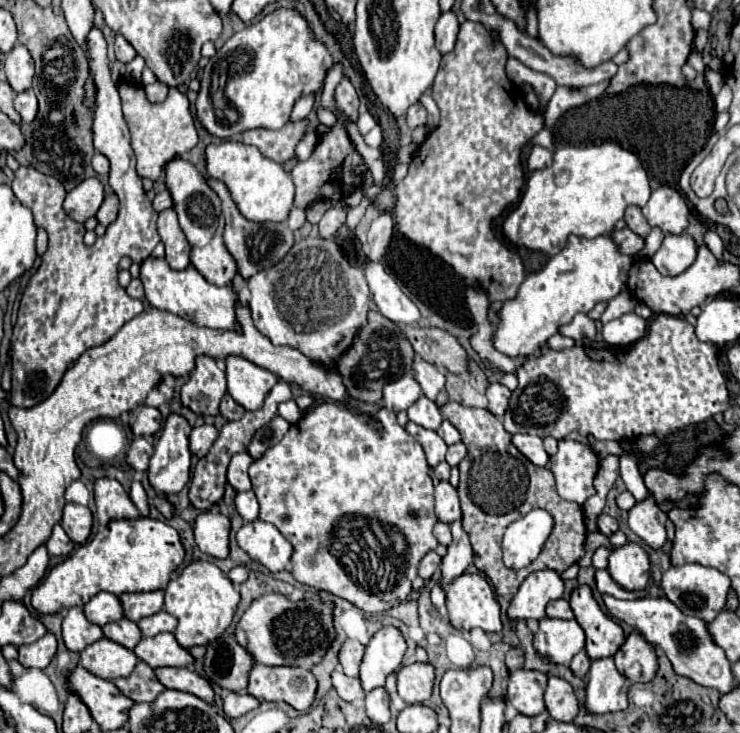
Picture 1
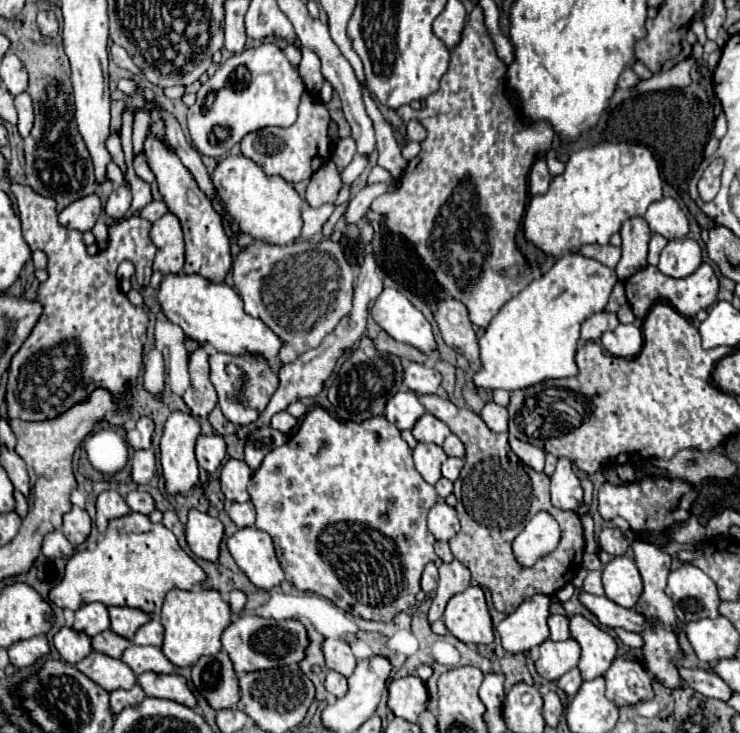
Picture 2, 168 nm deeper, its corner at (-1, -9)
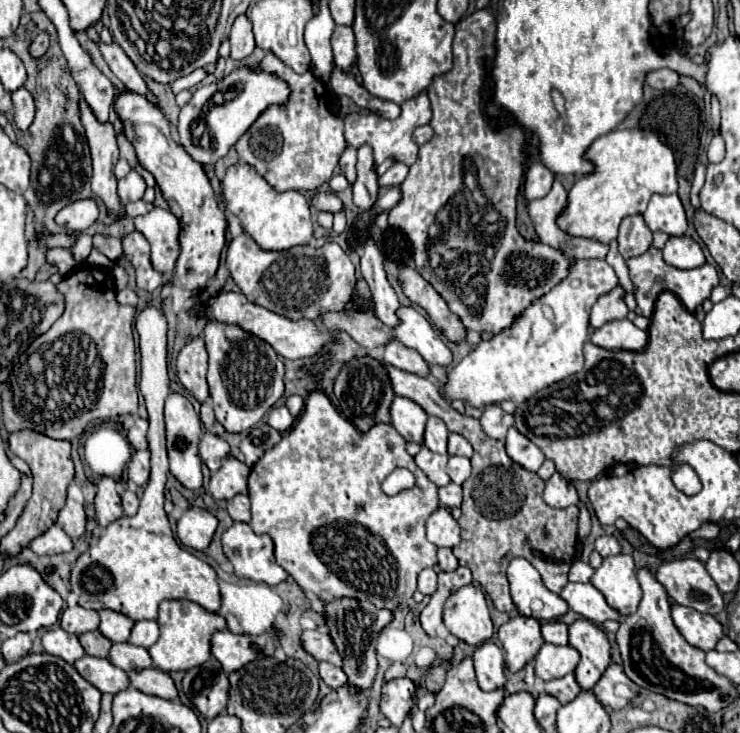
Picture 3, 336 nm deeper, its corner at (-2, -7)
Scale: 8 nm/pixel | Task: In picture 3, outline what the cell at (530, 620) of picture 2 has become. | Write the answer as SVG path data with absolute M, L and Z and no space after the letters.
M512 617L498 629L498 637L504 647L504 665L510 673L518 673L542 647L540 623L528 617Z

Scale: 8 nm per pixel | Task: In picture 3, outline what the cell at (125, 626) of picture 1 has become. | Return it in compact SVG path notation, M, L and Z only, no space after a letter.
M88 631L78 635L80 645L84 647L86 655L92 657L108 657L108 651L112 647L112 643L108 639L104 639L104 635L100 635L100 631Z

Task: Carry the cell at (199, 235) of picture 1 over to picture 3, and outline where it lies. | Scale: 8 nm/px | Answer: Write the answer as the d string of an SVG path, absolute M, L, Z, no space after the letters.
M128 89L120 91L114 101L114 109L124 125L126 139L136 149L138 163L154 175L164 199L170 205L170 211L180 221L180 235L178 235L180 255L170 283L182 289L200 291L214 277L222 247L226 245L226 237L224 237L226 217L224 217L224 211L218 207L218 201L214 197L206 171L172 139L168 119L164 117L158 105L146 99L146 95L140 95Z

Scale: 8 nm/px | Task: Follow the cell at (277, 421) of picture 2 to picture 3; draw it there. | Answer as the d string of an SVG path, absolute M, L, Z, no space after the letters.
M280 405L280 407L274 407L274 409L268 413L268 419L266 419L266 423L268 423L270 427L274 427L276 431L280 431L280 433L286 433L286 431L292 427L292 423L294 423L294 417L290 415L290 411L288 411L284 405Z

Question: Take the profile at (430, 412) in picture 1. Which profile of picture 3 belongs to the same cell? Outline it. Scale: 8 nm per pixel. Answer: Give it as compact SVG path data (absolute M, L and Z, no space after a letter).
M428 417L428 423L426 423L426 433L424 433L424 445L434 451L434 453L446 453L446 447L448 447L448 429L444 427L444 421L442 419L436 419L436 417Z

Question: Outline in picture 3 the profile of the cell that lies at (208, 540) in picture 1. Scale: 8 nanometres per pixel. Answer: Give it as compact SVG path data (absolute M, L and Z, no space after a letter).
M188 507L176 523L176 535L182 545L204 551L210 545L216 527L218 521L212 513L200 507Z

